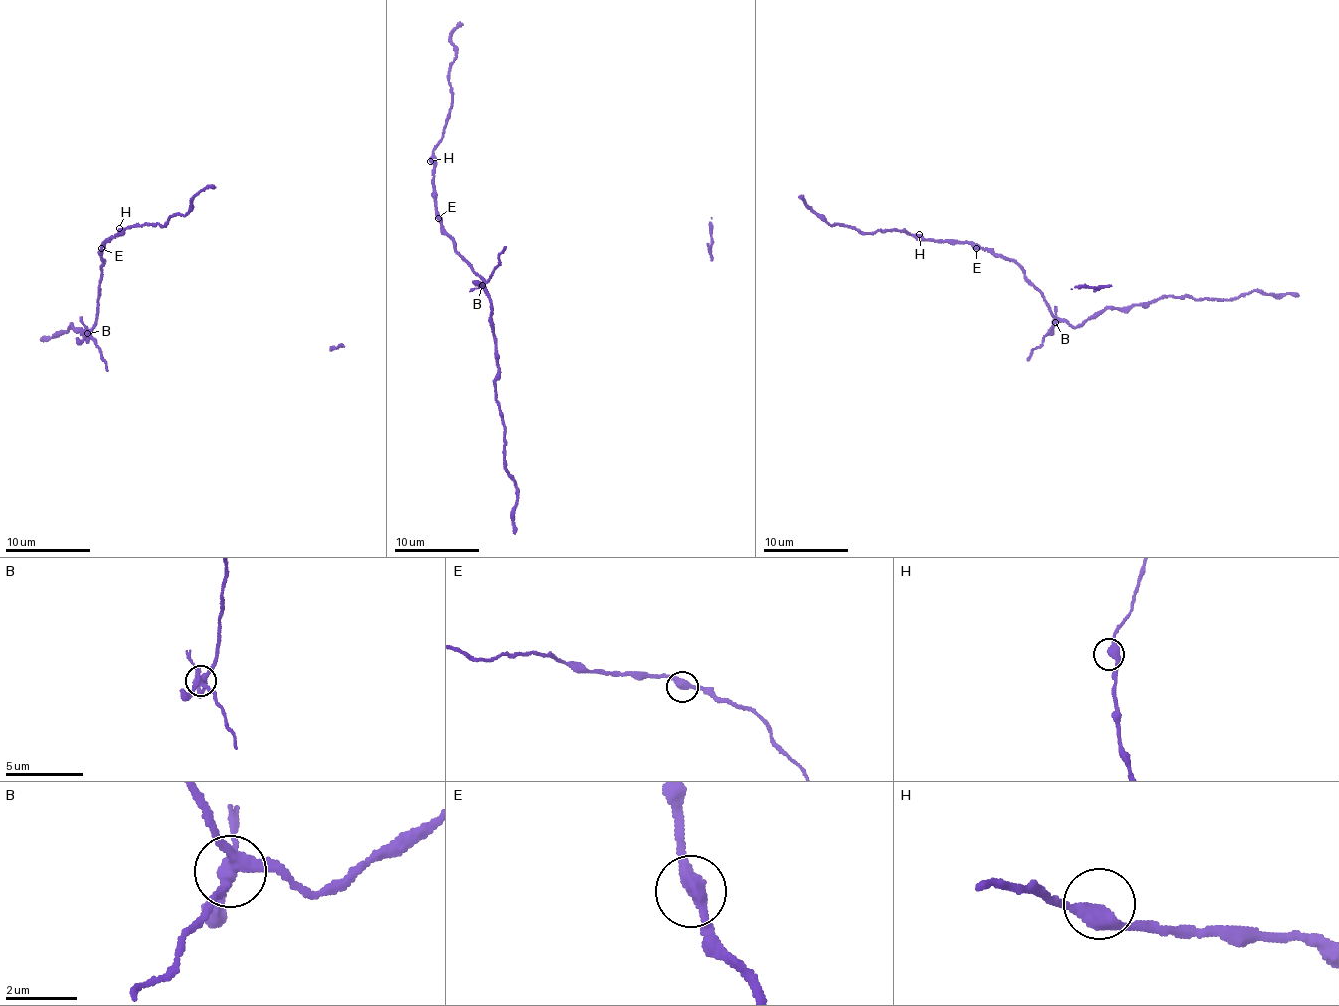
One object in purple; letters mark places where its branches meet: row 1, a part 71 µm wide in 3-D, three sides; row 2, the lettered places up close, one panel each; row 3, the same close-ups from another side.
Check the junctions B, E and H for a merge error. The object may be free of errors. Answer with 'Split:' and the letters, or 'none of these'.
Split: B

